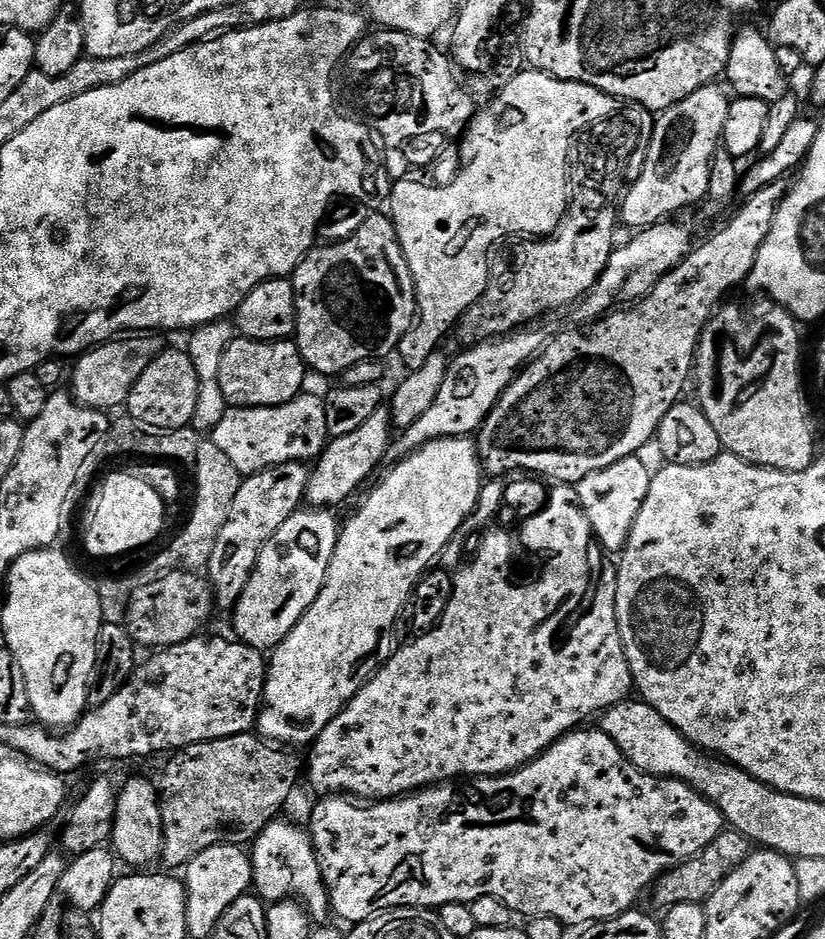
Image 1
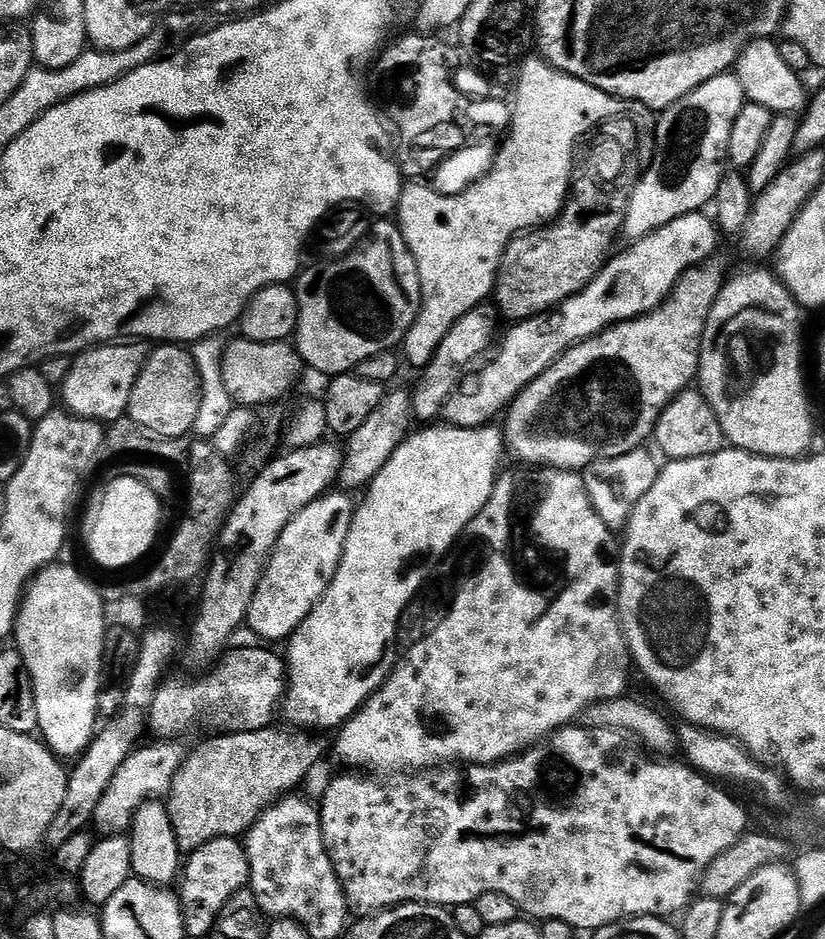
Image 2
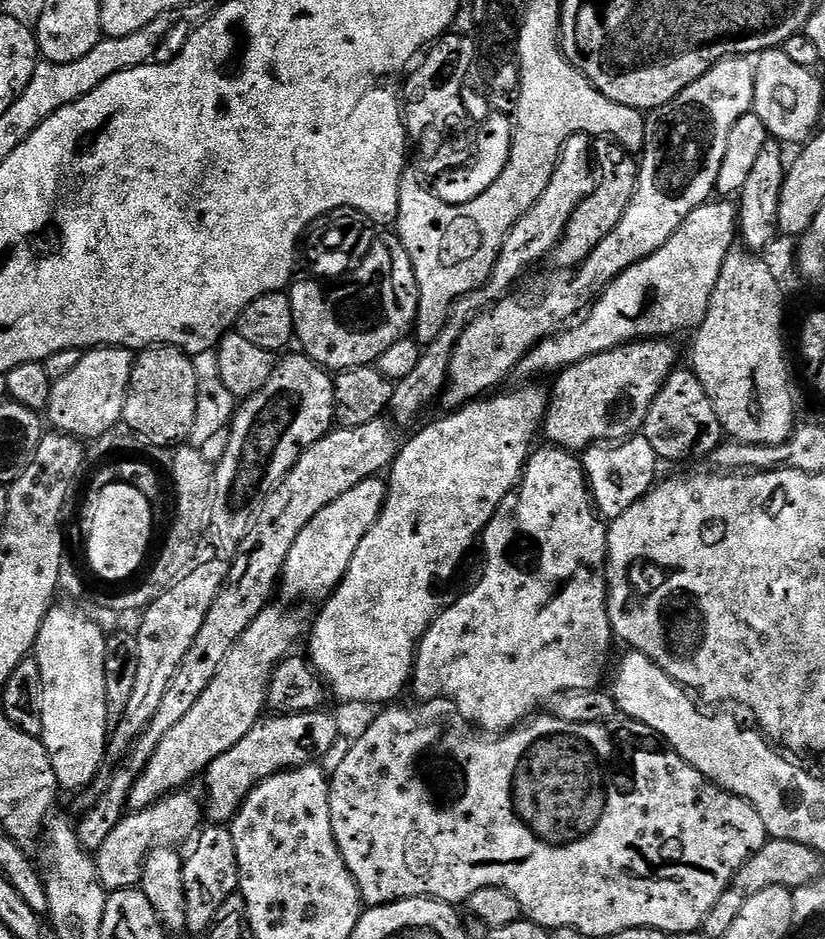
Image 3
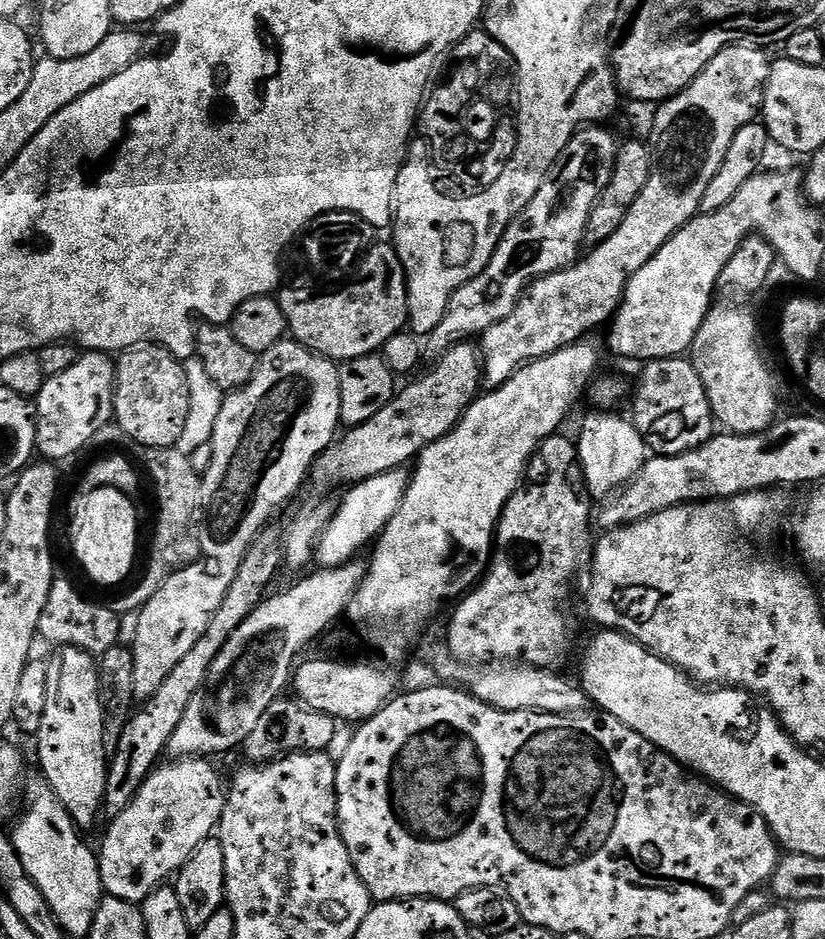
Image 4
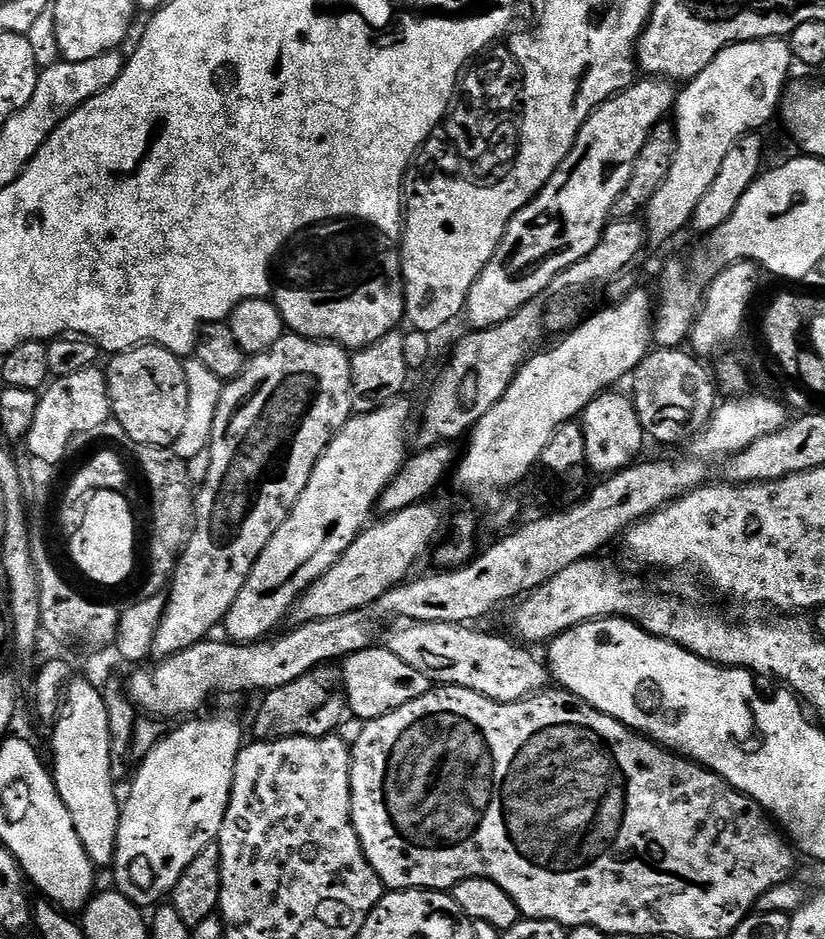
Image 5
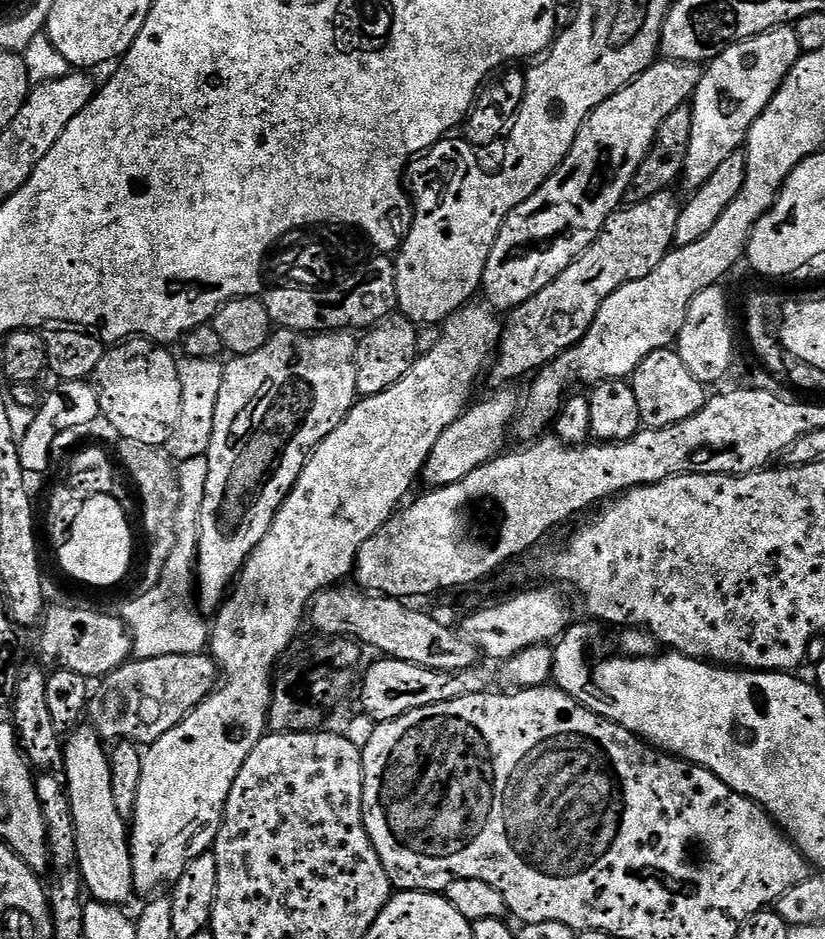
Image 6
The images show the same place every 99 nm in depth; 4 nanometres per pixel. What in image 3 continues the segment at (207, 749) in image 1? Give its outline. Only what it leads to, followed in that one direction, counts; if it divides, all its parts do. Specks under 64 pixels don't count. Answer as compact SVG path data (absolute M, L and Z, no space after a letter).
M328 710L299 712L293 716L268 714L259 724L253 726L250 734L238 742L226 754L214 758L208 771L203 773L204 796L202 808L213 825L227 825L236 816L244 800L266 778L276 772L289 772L292 768L301 768L307 764L323 761L326 750L342 734L342 728Z

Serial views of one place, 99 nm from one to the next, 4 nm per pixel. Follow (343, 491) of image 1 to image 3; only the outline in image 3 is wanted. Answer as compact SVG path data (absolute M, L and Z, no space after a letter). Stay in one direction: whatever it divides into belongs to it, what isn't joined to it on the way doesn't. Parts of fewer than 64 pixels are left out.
M586 135L572 136L568 139L566 146L560 151L560 161L556 163L556 169L542 198L538 198L538 202L534 202L532 209L513 226L510 234L504 240L492 277L485 282L483 288L477 288L475 292L461 296L453 304L452 315L448 317L442 334L438 334L438 338L434 338L434 342L430 342L421 351L418 367L406 378L395 381L388 412L397 425L403 426L403 424L410 423L431 400L439 401L441 399L444 386L448 382L450 358L468 323L496 301L505 299L511 293L508 291L511 290L512 283L535 260L540 260L543 256L544 259L551 257L556 243L564 237L564 231L568 228L574 210L578 210L580 203L587 196L592 195L598 183L597 177L595 175L592 177L592 152L588 149L588 143L590 140Z

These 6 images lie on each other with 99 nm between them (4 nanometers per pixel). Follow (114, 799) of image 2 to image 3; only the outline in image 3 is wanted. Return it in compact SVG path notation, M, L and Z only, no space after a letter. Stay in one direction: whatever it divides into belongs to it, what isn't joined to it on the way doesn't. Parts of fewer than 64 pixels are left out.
M269 606L262 610L262 614L258 614L258 618L254 618L254 622L246 630L246 634L242 634L242 638L238 638L234 642L230 654L226 654L222 666L218 666L218 674L214 674L214 682L210 682L210 686L206 686L202 698L198 698L198 702L194 702L193 708L187 712L186 718L182 718L182 722L178 722L178 726L171 728L167 732L166 738L162 738L162 742L158 742L158 750L154 750L154 758L150 758L150 762L146 762L146 770L142 770L142 774L134 782L134 790L130 790L128 807L132 812L141 812L143 808L149 808L150 805L163 800L165 796L181 791L196 775L197 779L201 774L207 772L210 762L214 762L214 758L218 758L222 754L226 754L226 750L238 746L238 742L242 742L242 738L246 738L246 734L250 734L253 726L260 723L266 712L268 688L272 684L274 670L283 662L285 656L295 649L292 647L299 642L300 635L302 635L302 640L306 632L306 620L304 624L303 614L295 612L292 609L295 607L284 607L288 608Z

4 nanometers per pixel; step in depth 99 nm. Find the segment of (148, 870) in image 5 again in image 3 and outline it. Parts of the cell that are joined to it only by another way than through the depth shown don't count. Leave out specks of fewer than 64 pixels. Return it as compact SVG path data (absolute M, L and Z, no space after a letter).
M188 790L173 792L149 808L143 808L141 812L125 815L124 820L118 822L118 826L114 826L110 838L106 838L102 850L94 853L100 883L112 892L120 892L124 888L136 888L142 878L146 858L152 850L180 846L183 840L191 841L201 831L200 816L202 820L201 801L197 797L195 800Z

